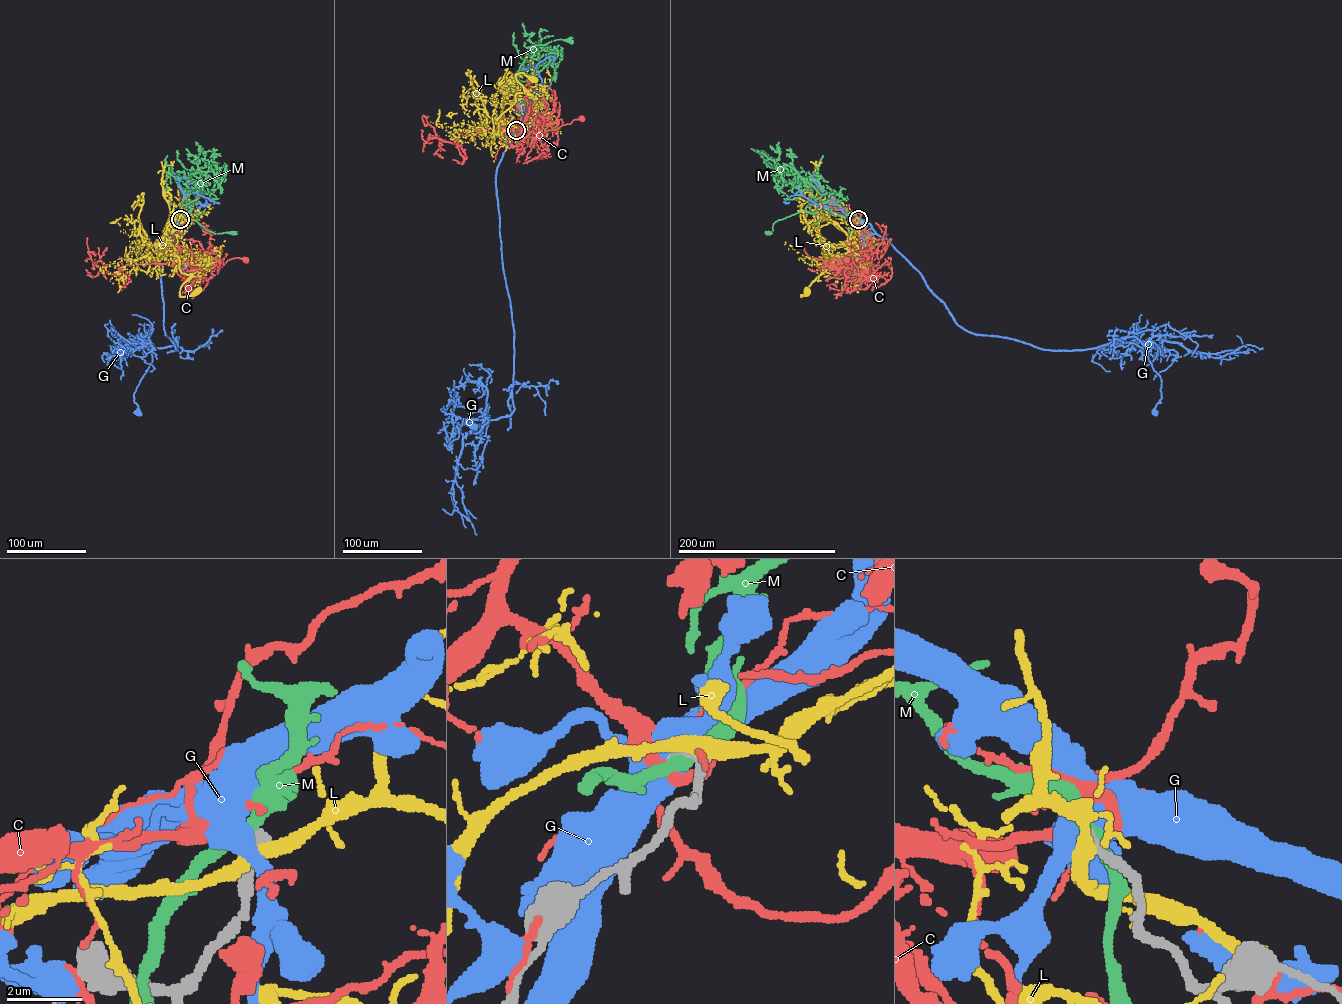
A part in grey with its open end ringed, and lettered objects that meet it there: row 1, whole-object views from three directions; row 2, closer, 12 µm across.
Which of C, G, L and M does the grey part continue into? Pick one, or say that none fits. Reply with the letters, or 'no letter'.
no letter

